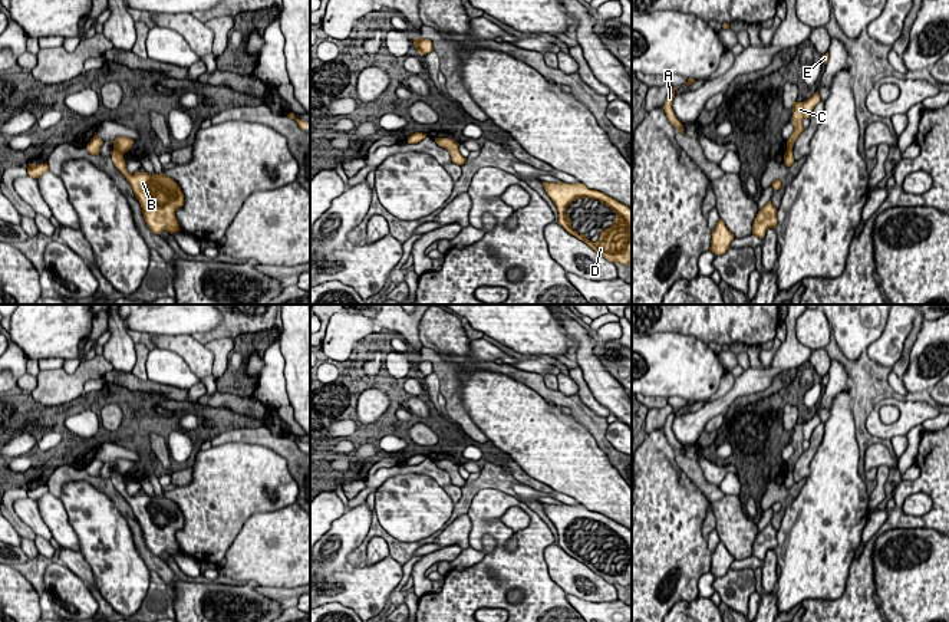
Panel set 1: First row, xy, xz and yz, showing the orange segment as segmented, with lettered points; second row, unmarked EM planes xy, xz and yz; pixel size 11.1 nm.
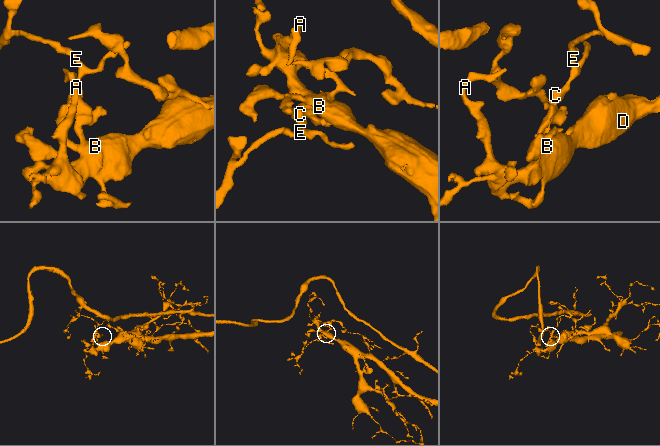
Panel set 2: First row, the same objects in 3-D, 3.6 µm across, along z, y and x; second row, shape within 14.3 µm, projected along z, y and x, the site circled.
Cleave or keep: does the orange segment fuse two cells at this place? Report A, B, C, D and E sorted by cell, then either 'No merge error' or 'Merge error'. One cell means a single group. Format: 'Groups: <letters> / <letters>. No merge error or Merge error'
Groups: A B D E / C. Merge error

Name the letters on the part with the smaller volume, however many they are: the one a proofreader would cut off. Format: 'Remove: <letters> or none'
Remove: C

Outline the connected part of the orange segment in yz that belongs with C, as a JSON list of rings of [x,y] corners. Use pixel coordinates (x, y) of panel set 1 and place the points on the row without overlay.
[[[793,424],[793,438],[791,438],[791,445],[794,448],[794,454],[787,463],[788,471],[793,471],[794,463],[801,457],[804,452],[803,450],[803,424]]]

